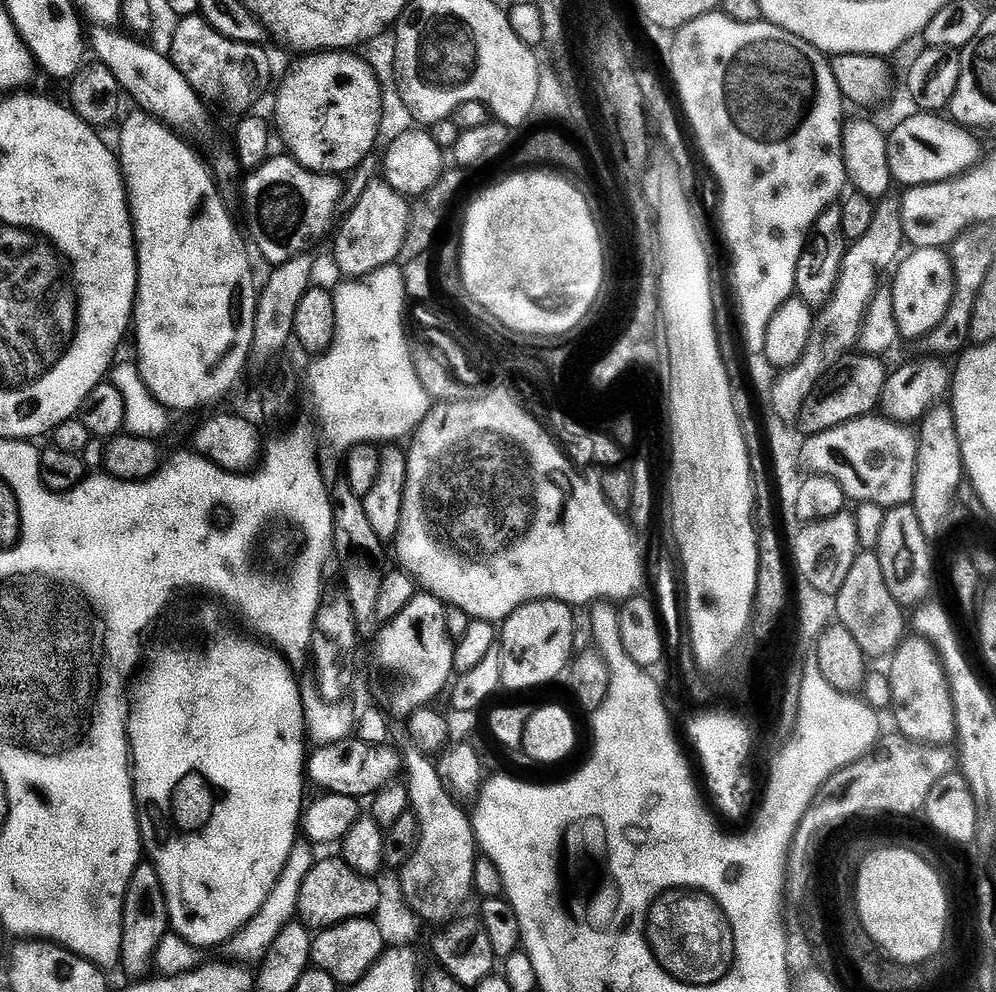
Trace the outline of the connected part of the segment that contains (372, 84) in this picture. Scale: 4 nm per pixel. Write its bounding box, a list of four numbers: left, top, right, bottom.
[274,50,383,174]

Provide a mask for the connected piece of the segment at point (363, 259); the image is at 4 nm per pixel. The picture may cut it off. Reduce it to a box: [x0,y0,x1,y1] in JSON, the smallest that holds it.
[336,178,411,278]

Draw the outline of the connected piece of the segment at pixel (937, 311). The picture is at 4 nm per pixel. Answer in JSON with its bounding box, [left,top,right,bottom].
[890,248,958,341]

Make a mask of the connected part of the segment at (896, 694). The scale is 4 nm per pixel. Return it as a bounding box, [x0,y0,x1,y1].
[886,638,956,746]

